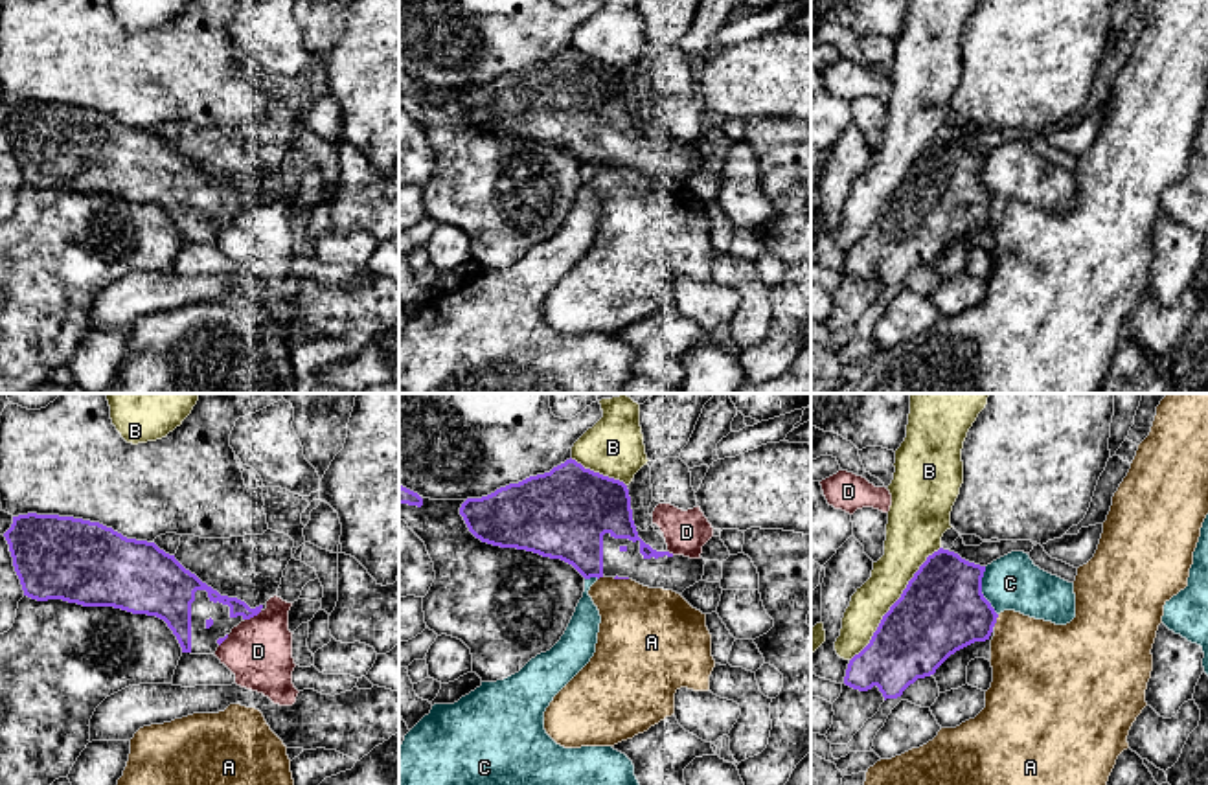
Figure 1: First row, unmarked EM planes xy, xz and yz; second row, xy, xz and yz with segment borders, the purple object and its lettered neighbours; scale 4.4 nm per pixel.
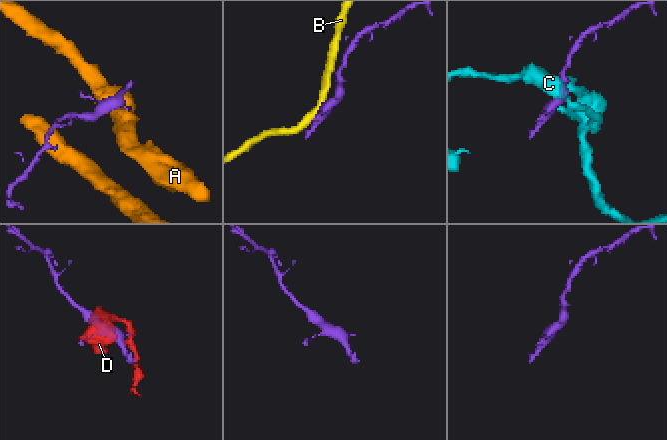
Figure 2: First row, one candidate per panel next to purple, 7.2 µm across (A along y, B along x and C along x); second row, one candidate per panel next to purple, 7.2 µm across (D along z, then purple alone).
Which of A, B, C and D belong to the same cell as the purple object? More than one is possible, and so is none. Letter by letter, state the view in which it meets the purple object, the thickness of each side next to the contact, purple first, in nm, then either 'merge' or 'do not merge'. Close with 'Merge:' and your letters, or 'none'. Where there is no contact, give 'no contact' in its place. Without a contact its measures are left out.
A: meets purple in yz; 380 nm thick on the purple side, 380 nm on the other; do not merge
B: meets purple in yz; 380 nm thick on the purple side, 190 nm on the other; do not merge
C: meets purple in yz; 380 nm thick on the purple side, 240 nm on the other; do not merge
D: meets purple in xy; 70 nm thick on the purple side, 300 nm on the other; do not merge
Merge: none

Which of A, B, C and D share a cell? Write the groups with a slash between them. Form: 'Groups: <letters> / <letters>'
Groups: A / B / C / D

